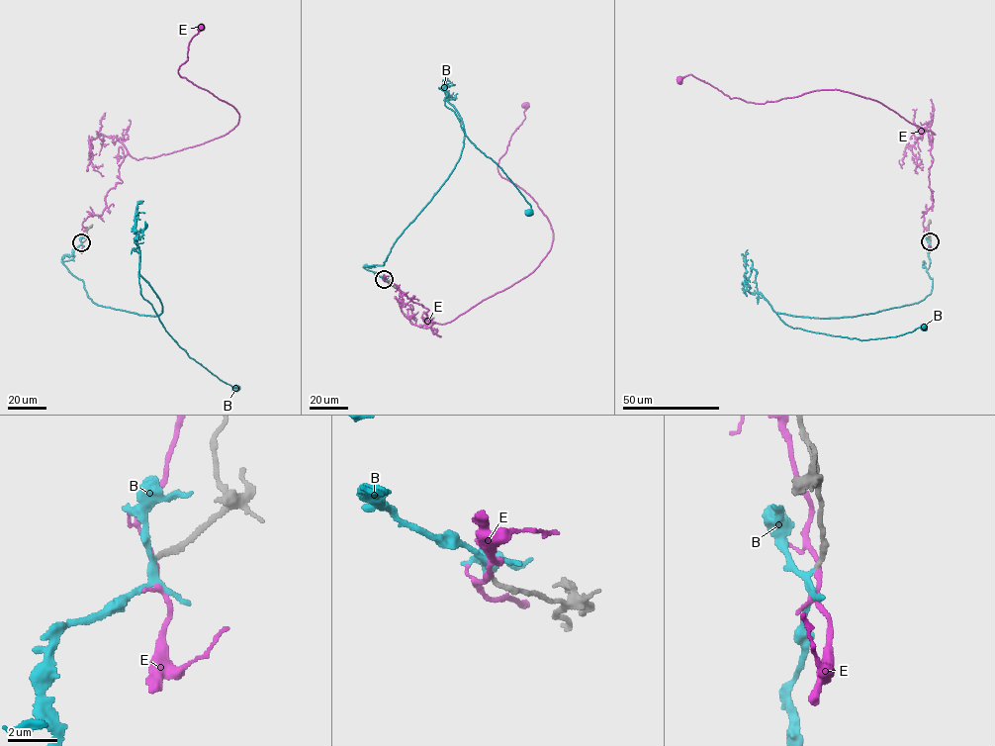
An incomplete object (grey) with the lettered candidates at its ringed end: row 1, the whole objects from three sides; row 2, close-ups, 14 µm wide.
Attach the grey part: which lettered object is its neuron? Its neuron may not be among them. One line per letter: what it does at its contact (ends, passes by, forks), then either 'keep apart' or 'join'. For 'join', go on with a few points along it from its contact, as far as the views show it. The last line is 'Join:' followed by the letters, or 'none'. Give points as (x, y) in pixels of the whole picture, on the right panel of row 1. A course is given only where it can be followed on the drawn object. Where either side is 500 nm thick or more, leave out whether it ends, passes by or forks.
B: it passes by; join; it runs (930, 241), (926, 272), (932, 288), (916, 303), (835, 318), (776, 314), (794, 327), (861, 340), (922, 327)
E: it passes by; keep apart
Join: B

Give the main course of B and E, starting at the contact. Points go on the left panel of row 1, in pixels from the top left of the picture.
B: (81, 242), (62, 262), (92, 302), (158, 315), (158, 297), (138, 275), (140, 294), (169, 334), (235, 388)
E: (81, 242), (122, 182), (120, 146), (117, 158), (150, 158), (237, 124), (178, 72), (201, 27)

